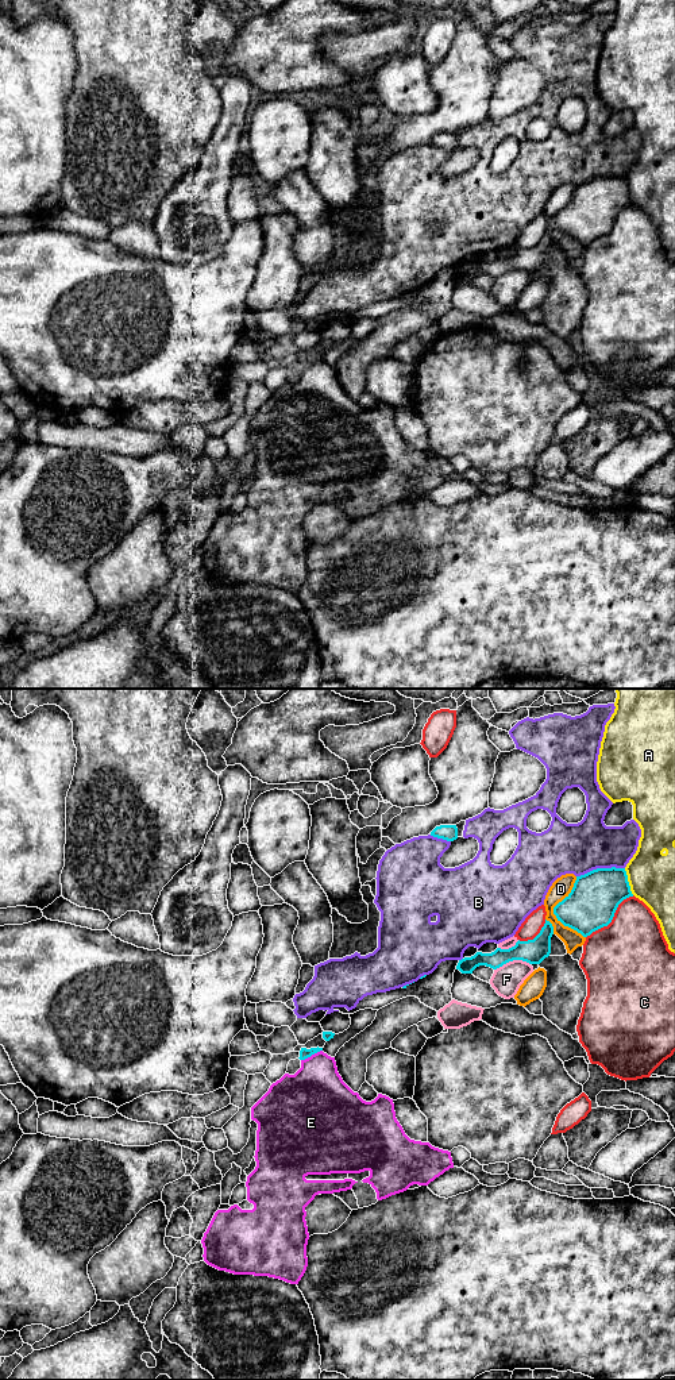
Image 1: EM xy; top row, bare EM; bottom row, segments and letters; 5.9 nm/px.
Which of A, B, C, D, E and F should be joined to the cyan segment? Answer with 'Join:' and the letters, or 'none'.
Join: none

